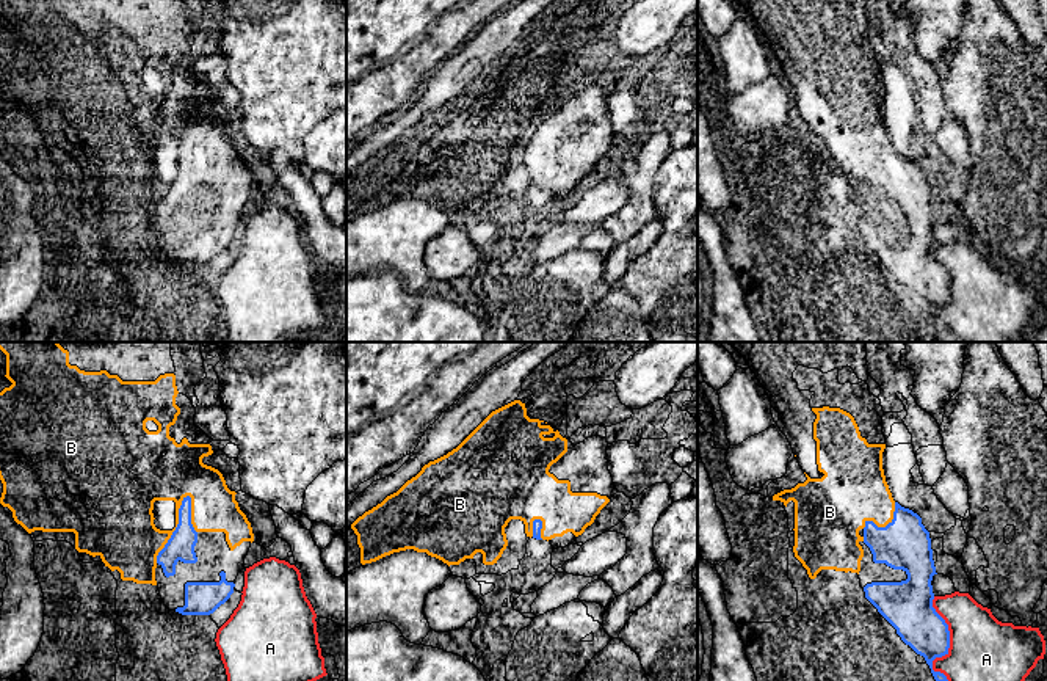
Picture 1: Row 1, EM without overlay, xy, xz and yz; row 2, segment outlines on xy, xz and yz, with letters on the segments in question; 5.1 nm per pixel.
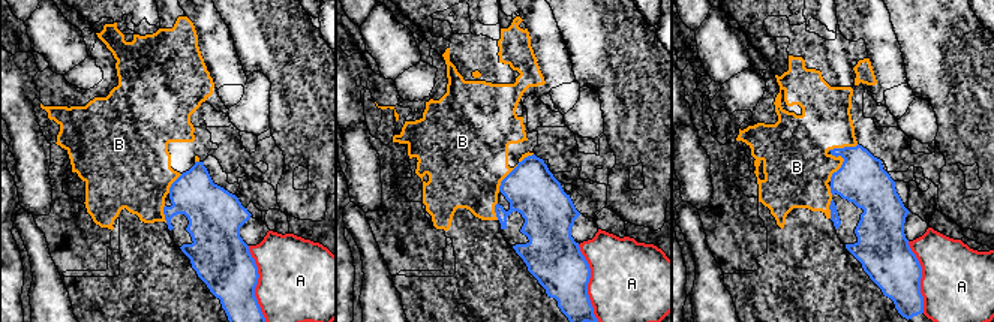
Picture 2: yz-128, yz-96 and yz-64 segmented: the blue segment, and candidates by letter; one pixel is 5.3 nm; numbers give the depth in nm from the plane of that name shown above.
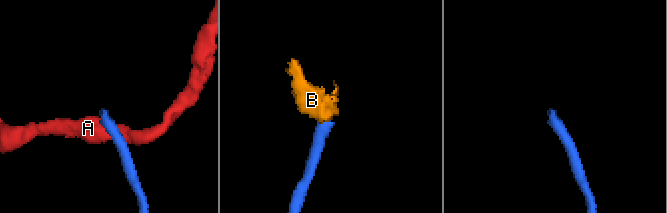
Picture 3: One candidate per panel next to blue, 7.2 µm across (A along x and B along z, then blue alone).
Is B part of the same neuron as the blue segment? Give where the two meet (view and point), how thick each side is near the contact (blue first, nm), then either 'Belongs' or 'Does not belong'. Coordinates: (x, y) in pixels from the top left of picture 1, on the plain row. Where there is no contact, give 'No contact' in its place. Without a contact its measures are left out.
Touches blue at xy (176, 178). Thickness 140 nm (blue) against 320 nm. Belongs

